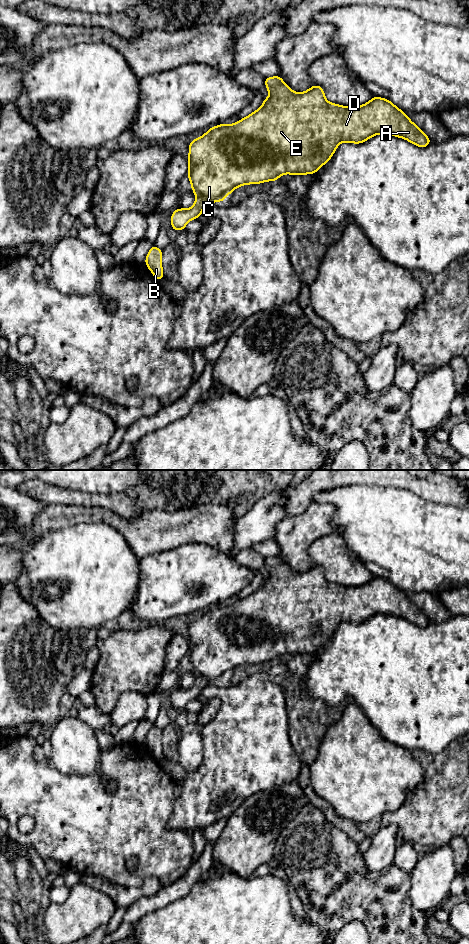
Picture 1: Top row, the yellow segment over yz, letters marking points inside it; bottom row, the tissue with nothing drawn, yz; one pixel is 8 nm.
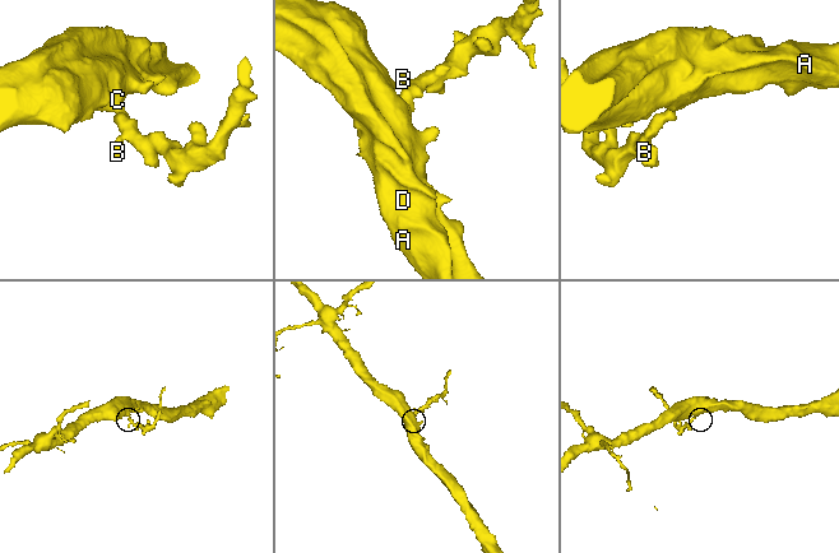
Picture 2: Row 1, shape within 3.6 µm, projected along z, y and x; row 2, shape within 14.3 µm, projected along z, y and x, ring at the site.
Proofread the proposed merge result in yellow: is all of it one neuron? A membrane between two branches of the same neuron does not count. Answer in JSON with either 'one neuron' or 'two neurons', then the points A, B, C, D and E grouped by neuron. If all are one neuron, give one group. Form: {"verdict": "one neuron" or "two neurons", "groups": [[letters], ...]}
{"verdict": "one neuron", "groups": [["A", "B", "C", "D", "E"]]}

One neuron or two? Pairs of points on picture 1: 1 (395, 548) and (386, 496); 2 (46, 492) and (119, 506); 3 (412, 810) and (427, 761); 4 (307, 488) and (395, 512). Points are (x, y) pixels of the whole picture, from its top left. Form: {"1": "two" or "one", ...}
{"1": "one", "2": "one", "3": "one", "4": "two"}

